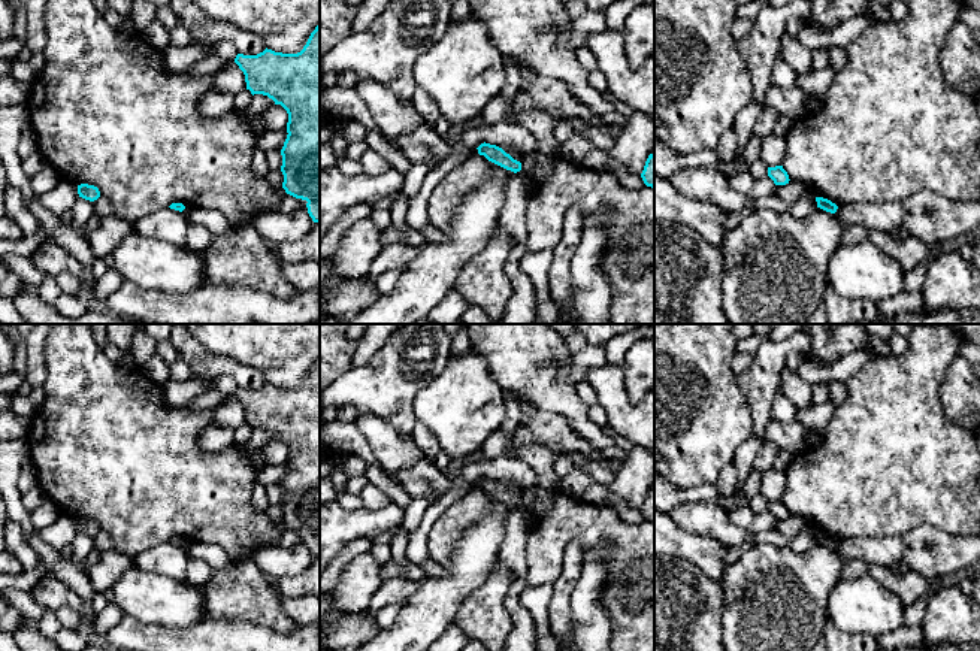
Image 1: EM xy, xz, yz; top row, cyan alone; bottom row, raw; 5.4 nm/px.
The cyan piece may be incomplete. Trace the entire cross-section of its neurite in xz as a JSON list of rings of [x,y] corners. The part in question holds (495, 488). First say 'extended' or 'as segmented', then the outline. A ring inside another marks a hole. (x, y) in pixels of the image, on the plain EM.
as segmented; [[[481,478],[478,482],[478,488],[484,490],[489,496],[511,505],[514,508],[521,505],[521,497],[514,494],[509,488],[506,488],[502,482],[490,478]]]

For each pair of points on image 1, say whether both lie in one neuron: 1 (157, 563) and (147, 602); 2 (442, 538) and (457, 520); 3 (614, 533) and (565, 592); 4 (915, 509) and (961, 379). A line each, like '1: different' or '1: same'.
1: different
2: same
3: different
4: different

